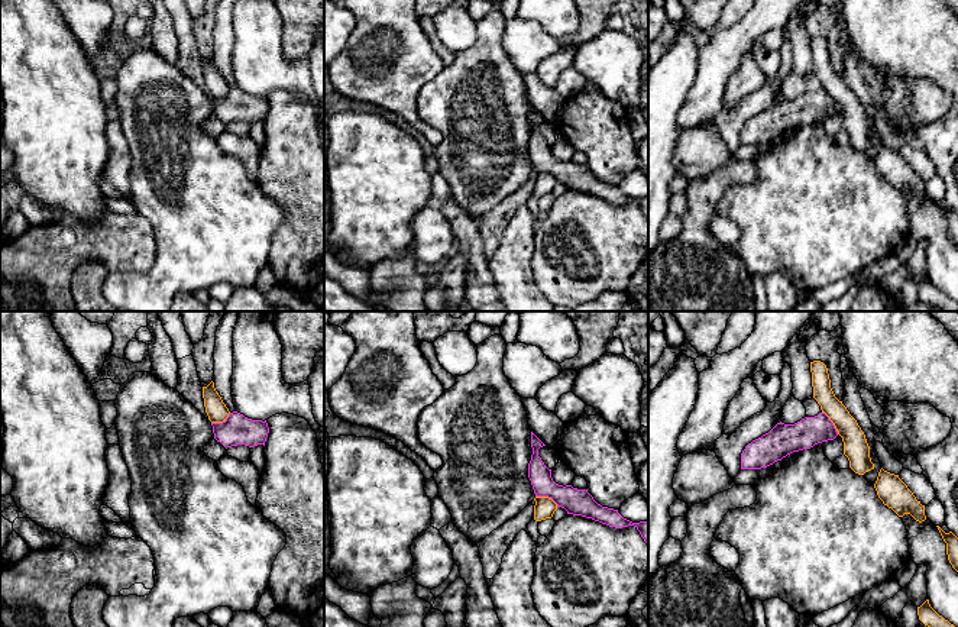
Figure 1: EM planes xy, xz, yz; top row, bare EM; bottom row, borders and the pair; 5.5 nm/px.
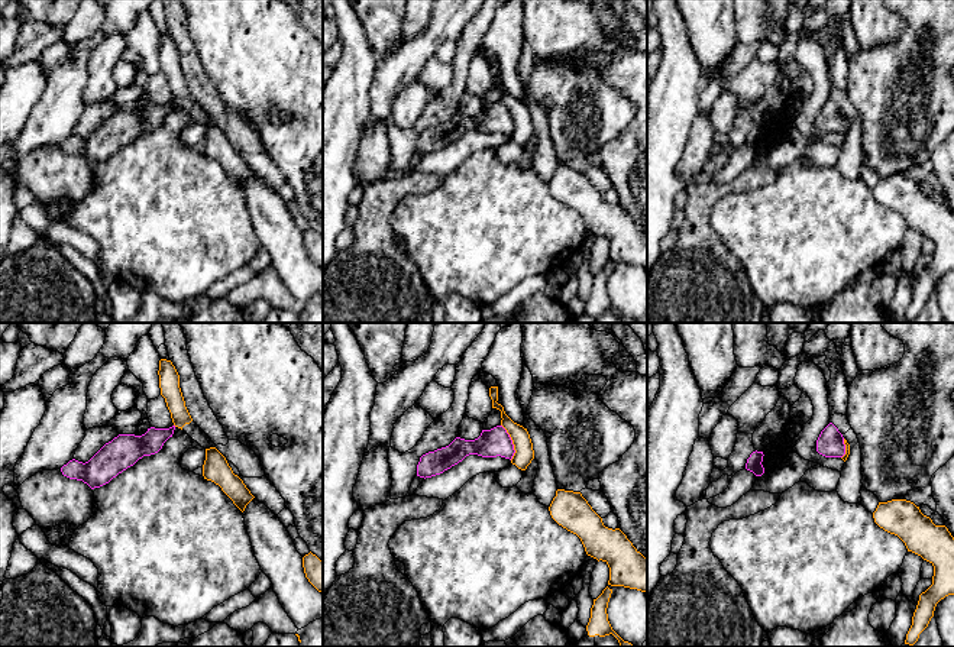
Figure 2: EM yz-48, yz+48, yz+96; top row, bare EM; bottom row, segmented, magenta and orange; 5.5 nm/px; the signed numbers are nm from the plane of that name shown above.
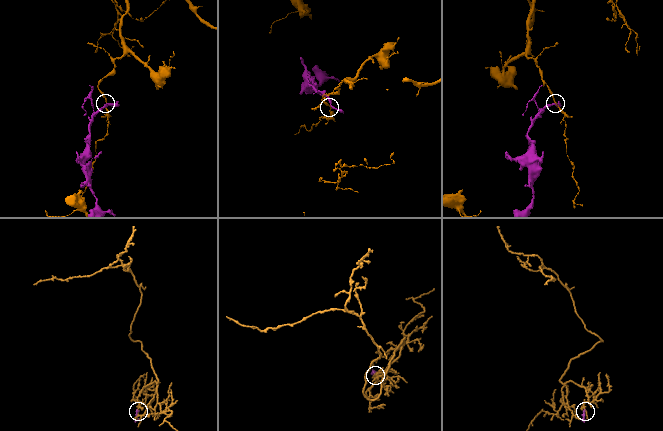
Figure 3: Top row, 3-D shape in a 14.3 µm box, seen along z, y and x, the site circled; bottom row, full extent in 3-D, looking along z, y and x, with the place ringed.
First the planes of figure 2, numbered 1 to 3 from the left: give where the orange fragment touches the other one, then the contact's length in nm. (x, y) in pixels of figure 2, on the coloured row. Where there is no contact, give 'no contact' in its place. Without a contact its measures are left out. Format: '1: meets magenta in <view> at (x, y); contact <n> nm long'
1: no contact
2: meets magenta in yz+48 at (511, 442); contact 200 nm long
3: meets magenta in yz+96 at (844, 449); contact 110 nm long

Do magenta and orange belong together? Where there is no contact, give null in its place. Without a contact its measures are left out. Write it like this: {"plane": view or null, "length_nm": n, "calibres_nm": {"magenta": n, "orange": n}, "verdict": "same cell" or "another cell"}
{"plane": "xz", "length_nm": 140, "calibres_nm": {"magenta": 150, "orange": 120}, "verdict": "another cell"}

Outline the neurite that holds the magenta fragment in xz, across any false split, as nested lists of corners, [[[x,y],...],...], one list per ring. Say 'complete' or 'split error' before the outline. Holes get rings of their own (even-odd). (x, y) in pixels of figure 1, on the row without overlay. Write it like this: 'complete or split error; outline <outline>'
complete; outline [[[531,107],[533,130],[528,139],[528,153],[535,172],[548,172],[557,180],[557,182],[564,184],[567,190],[592,194],[609,203],[622,204],[634,201],[648,220],[648,197],[632,198],[624,194],[618,185],[598,180],[588,165],[556,159],[551,153],[551,145],[548,145],[538,132],[538,125],[543,122],[546,120]]]

